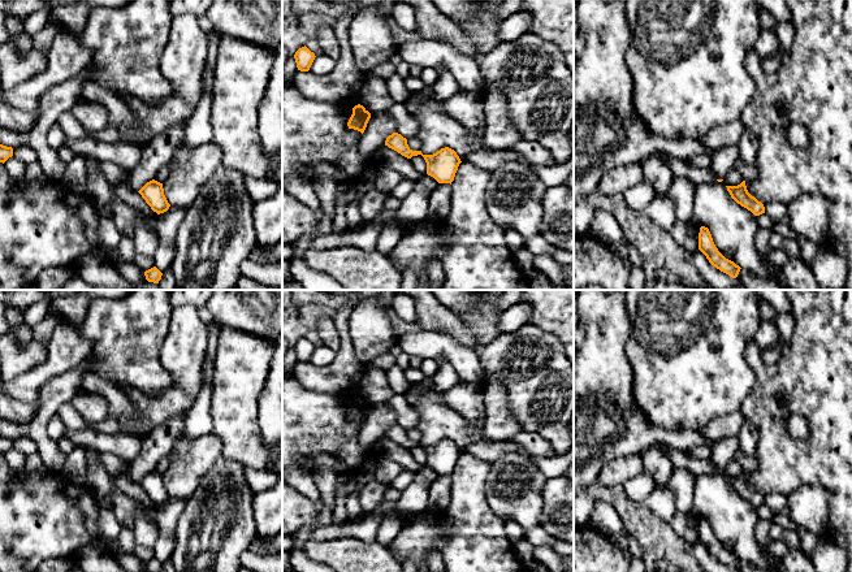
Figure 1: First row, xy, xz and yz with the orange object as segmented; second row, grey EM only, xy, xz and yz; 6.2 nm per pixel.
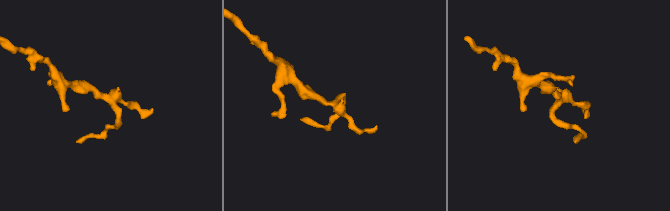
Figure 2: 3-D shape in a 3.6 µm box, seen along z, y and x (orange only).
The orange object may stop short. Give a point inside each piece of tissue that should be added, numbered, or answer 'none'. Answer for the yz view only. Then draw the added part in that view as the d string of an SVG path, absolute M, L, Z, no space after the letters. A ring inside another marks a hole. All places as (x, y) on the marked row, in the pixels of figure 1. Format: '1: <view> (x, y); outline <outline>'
none

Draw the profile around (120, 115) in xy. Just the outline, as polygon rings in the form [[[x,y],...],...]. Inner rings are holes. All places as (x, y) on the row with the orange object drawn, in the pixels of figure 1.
[[[88,81],[82,86],[82,98],[103,103],[109,114],[109,125],[116,129],[138,126],[140,122],[130,107],[112,91]]]

